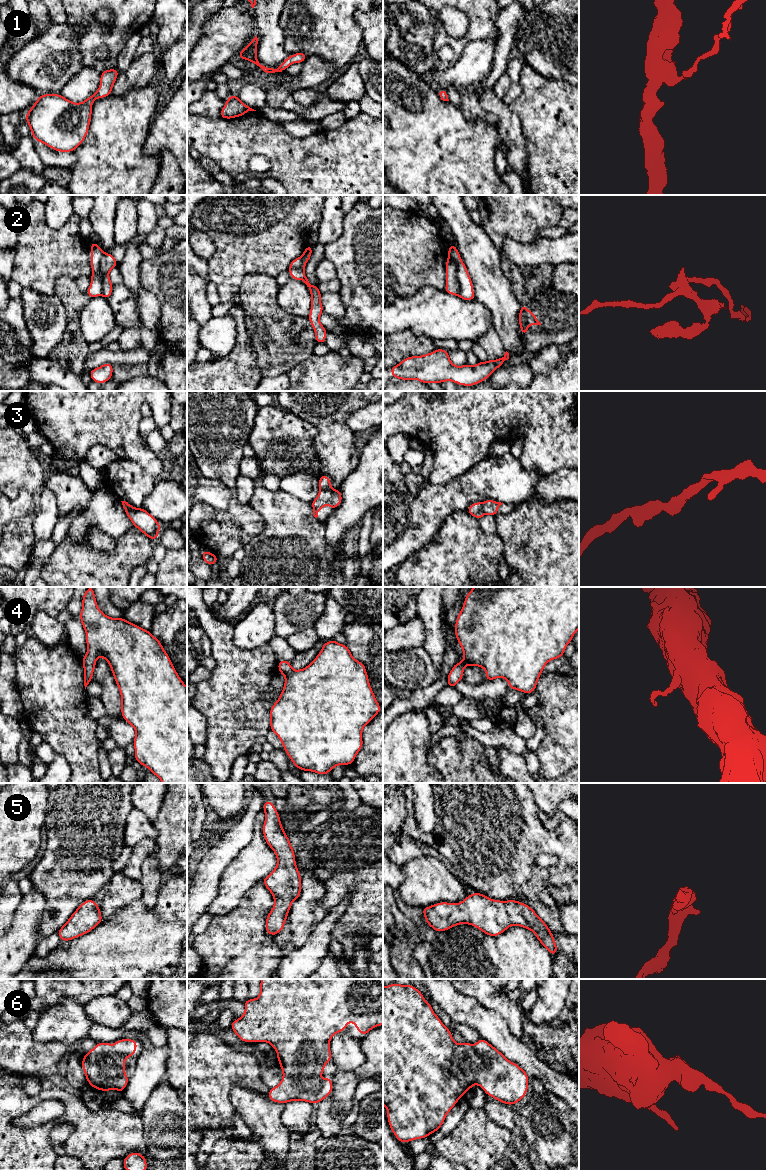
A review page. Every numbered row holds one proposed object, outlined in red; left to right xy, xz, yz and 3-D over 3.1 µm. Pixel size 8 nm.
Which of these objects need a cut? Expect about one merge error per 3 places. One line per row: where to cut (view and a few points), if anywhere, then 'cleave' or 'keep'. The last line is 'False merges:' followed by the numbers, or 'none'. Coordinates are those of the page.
1: no cut; keep
2: cut in xy along (104, 254), (99, 267), (102, 294); cleave
3: no cut; keep
4: no cut; keep
5: no cut; keep
6: no cut; keep
False merges: 2

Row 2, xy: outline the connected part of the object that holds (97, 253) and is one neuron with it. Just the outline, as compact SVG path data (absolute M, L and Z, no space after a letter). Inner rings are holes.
M92 241L90 242L91 246L91 261L90 265L92 268L93 273L98 273L102 279L102 296L105 299L109 299L112 294L112 289L114 285L111 283L108 273L101 273L99 270L100 261L104 255L104 251L100 248L100 246Z

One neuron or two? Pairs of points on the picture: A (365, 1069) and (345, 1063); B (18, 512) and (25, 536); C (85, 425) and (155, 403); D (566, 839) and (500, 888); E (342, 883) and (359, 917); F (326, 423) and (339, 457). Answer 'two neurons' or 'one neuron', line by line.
A: two neurons
B: two neurons
C: two neurons
D: one neuron
E: one neuron
F: one neuron

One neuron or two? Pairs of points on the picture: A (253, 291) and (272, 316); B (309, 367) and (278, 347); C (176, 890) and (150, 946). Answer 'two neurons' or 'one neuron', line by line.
A: one neuron
B: two neurons
C: one neuron

